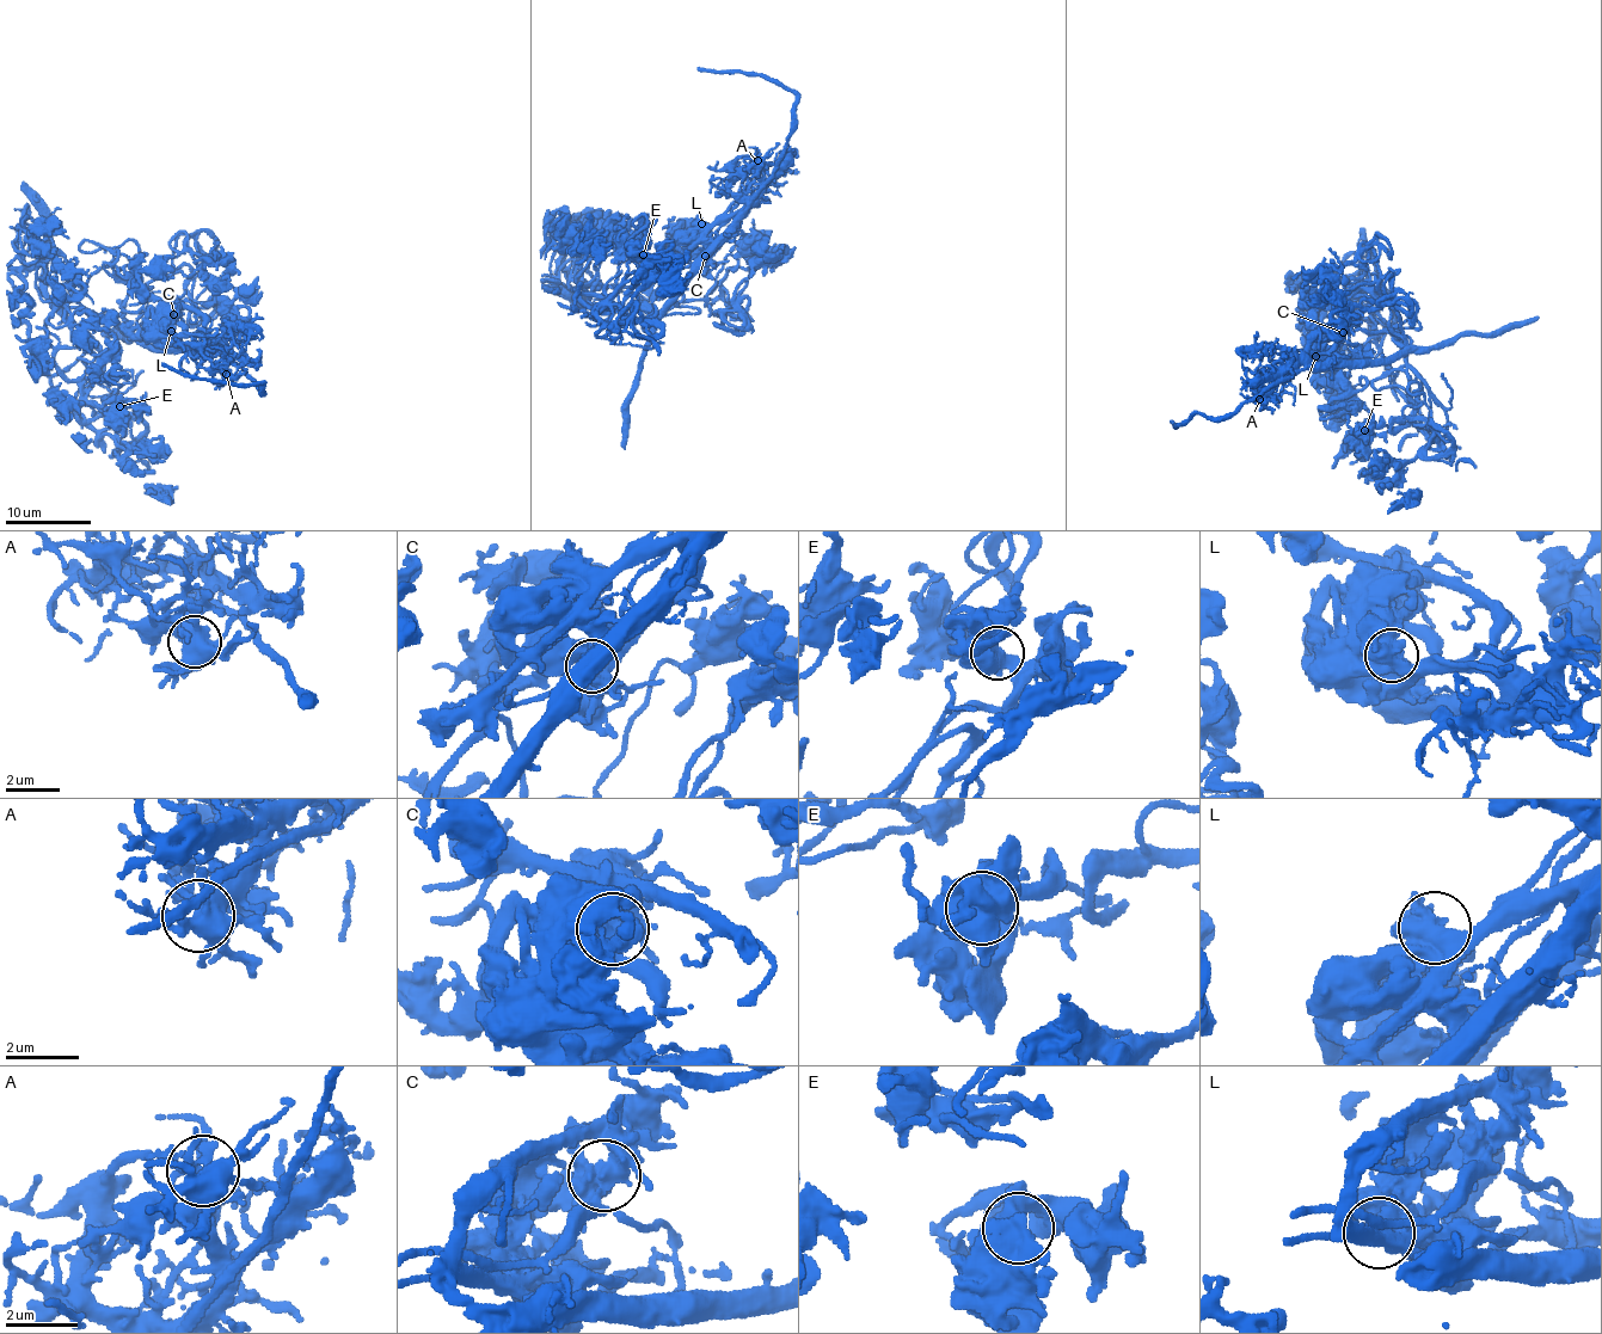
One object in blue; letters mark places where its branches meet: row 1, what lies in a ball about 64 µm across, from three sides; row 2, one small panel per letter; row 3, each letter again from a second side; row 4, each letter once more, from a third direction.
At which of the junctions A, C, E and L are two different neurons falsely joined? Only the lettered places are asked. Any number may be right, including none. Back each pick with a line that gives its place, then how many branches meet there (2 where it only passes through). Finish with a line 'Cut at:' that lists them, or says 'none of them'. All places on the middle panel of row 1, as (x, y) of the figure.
C: Place: (705, 256). Branches: 6
L: Place: (701, 223). Branches: 1
Cut at: C, L

